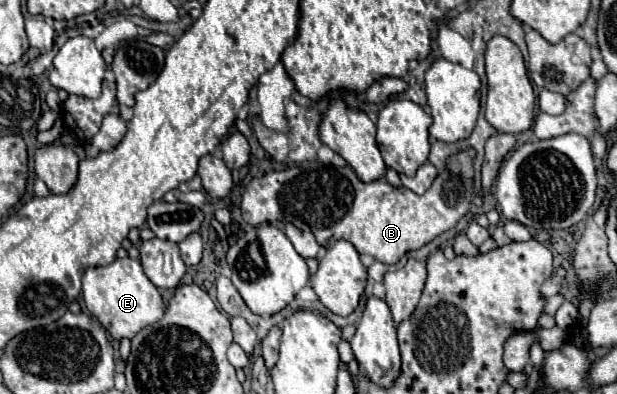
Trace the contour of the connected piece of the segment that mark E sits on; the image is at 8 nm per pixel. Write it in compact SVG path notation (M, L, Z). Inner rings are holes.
M115 259L111 265L87 269L83 275L83 299L90 315L95 315L99 323L117 341L123 337L133 339L149 323L155 323L165 313L165 303L159 289L147 279L143 267L137 259Z

